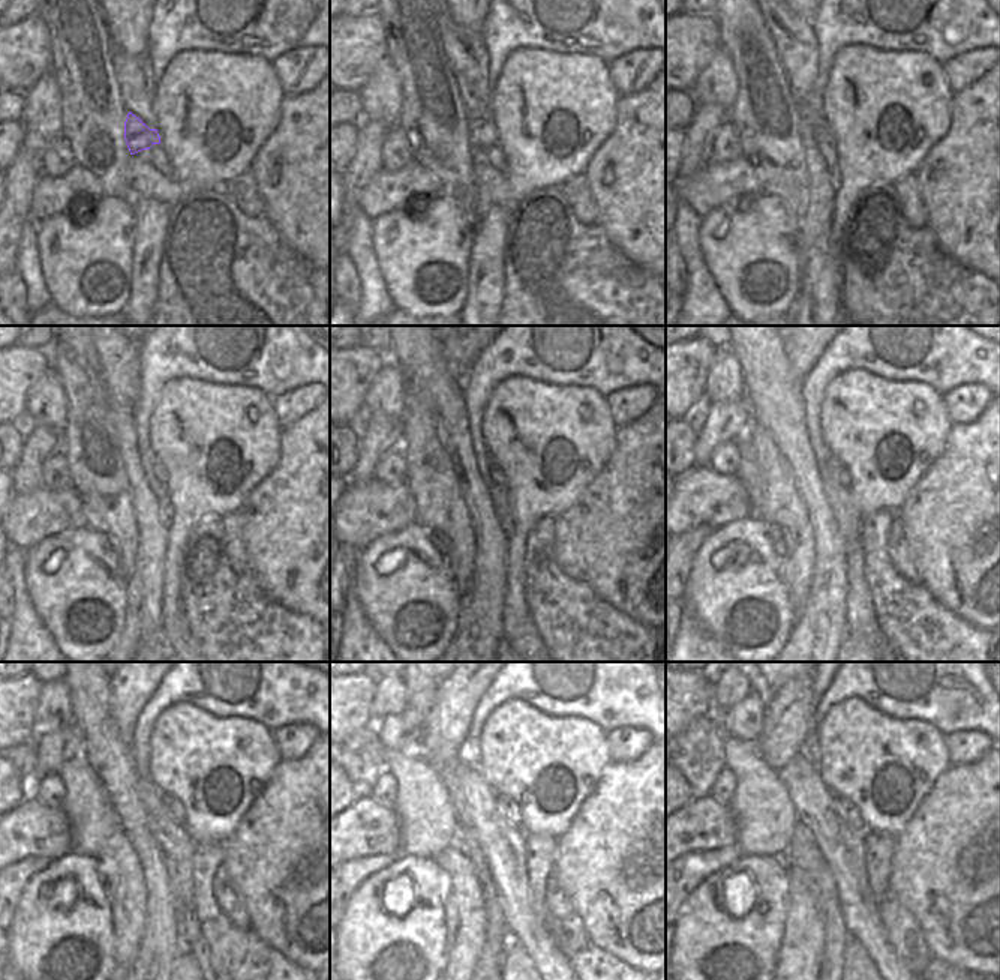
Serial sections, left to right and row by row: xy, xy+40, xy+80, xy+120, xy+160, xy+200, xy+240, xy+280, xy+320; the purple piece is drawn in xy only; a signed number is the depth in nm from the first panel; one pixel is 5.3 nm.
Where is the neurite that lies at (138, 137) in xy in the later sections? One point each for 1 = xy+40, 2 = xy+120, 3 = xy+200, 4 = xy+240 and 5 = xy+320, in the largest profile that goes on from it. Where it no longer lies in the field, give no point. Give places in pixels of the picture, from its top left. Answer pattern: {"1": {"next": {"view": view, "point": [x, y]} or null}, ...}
{"1": {"next": {"view": "xy+40", "point": [482, 134]}}, "2": {"next": {"view": "xy+120", "point": [159, 470]}}, "3": {"next": {"view": "xy+200", "point": [837, 470]}}, "4": {"next": {"view": "xy+240", "point": [174, 808]}}, "5": {"next": {"view": "xy+320", "point": [847, 811]}}}

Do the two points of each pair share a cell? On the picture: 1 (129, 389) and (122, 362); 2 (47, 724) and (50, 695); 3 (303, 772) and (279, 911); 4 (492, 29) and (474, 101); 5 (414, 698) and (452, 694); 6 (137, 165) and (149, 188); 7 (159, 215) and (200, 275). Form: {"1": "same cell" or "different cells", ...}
{"1": "same cell", "2": "same cell", "3": "same cell", "4": "different cells", "5": "different cells", "6": "same cell", "7": "different cells"}

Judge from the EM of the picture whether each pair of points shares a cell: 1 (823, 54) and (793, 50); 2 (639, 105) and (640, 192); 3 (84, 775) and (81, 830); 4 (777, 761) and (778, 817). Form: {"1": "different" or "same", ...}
{"1": "different", "2": "same", "3": "same", "4": "different"}

